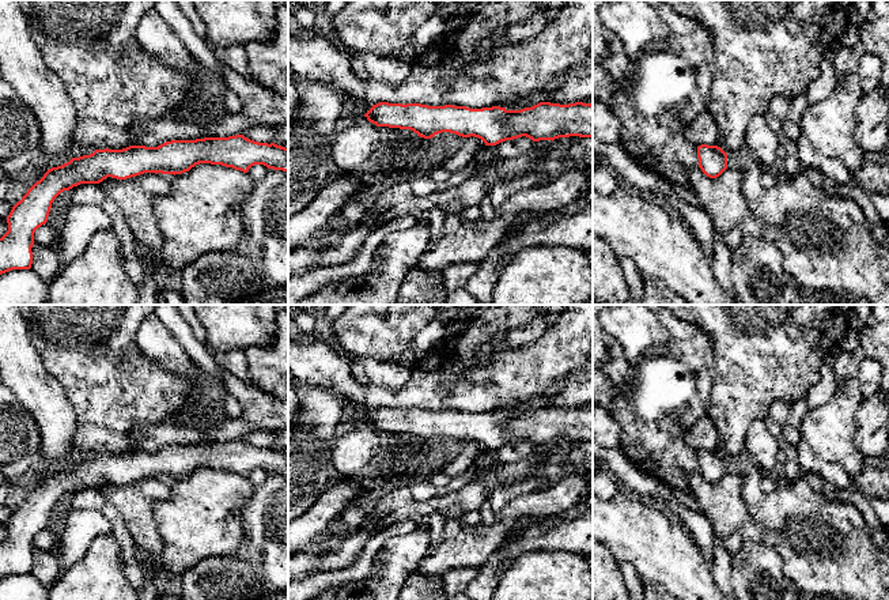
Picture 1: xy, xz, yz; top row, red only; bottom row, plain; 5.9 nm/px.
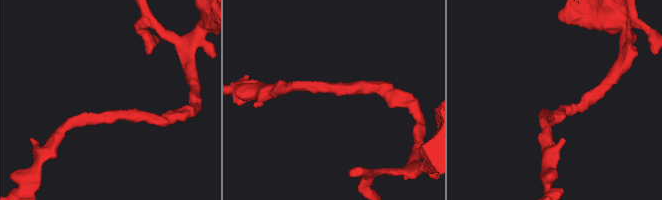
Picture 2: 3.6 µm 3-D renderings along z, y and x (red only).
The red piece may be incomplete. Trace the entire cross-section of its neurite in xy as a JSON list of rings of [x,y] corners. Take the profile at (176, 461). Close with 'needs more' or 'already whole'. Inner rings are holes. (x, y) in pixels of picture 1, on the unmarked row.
[[[235,439],[196,445],[171,445],[158,452],[129,450],[95,454],[90,460],[49,473],[7,521],[8,536],[0,543],[0,580],[30,574],[34,537],[48,527],[54,503],[80,488],[99,488],[107,482],[126,484],[144,478],[182,479],[200,468],[222,469],[247,478],[254,469],[288,476],[288,453]]]; already whole

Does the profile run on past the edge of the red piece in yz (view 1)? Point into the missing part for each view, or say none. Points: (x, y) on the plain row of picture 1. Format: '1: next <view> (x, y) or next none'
1: next none

